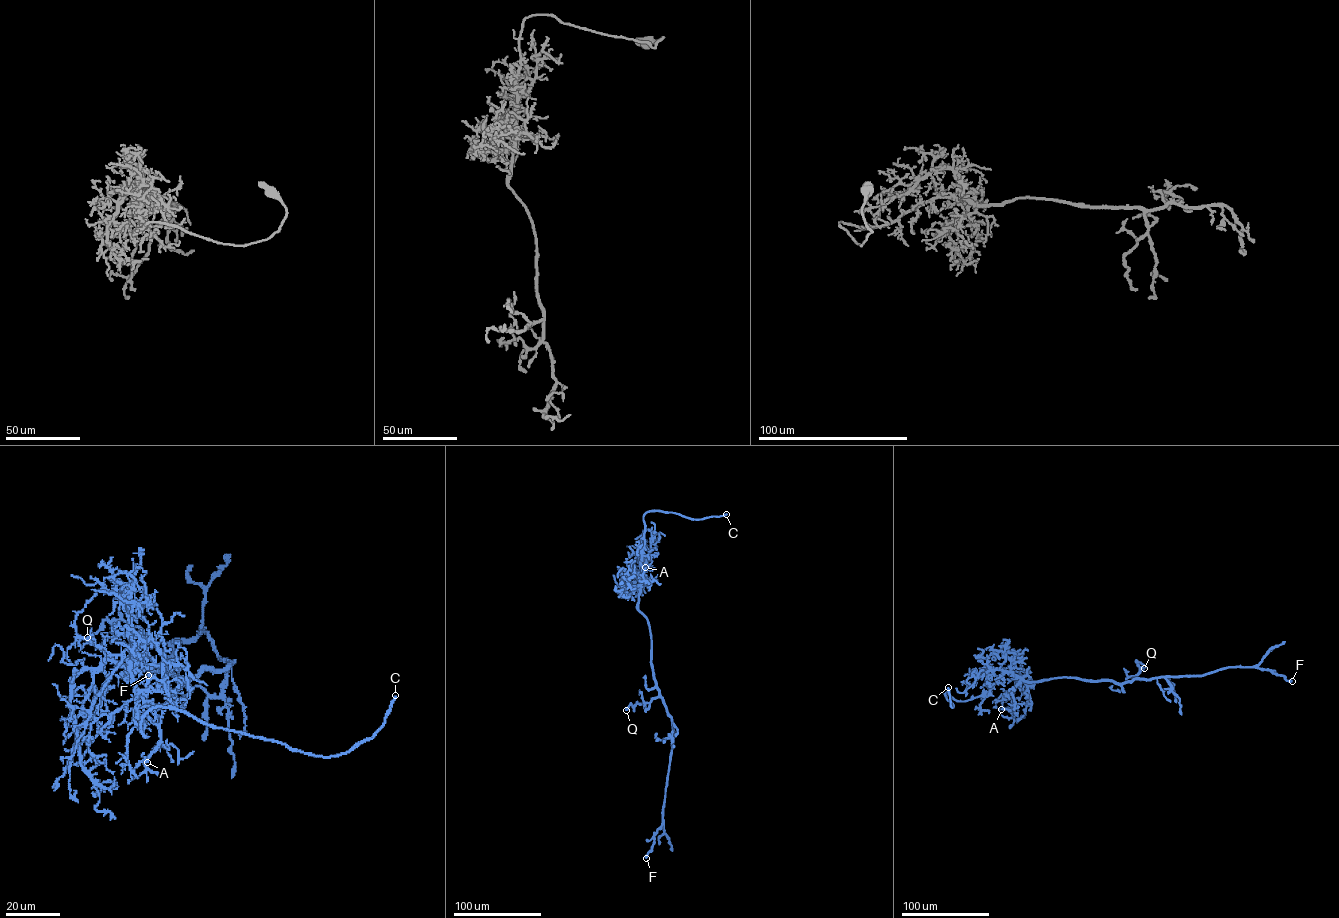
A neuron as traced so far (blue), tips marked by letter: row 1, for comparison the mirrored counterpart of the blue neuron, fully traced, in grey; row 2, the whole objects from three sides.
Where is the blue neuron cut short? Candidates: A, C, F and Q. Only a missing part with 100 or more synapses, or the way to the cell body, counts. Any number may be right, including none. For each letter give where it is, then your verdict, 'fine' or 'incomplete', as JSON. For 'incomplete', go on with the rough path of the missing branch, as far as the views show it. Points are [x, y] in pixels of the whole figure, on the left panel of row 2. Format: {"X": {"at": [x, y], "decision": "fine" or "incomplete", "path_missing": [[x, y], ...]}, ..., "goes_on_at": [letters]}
{"A": {"at": [147, 762], "decision": "fine"}, "C": {"at": [395, 695], "decision": "incomplete", "path_missing": [[395, 695], [394, 678], [382, 666]]}, "F": {"at": [148, 675], "decision": "fine"}, "Q": {"at": [87, 637], "decision": "fine"}, "goes_on_at": ["C"]}

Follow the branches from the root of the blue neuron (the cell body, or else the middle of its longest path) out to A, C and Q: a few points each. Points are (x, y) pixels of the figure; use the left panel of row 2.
A: (162, 665), (130, 671), (127, 677), (125, 668), (144, 714), (159, 731), (157, 747), (139, 764), (147, 762)
C: (162, 665), (125, 675), (136, 648), (145, 737), (141, 718), (172, 707), (335, 756), (373, 735), (395, 695)
Q: (162, 665), (164, 675), (179, 683), (188, 679), (171, 675), (148, 656), (137, 626), (104, 620), (87, 637)

